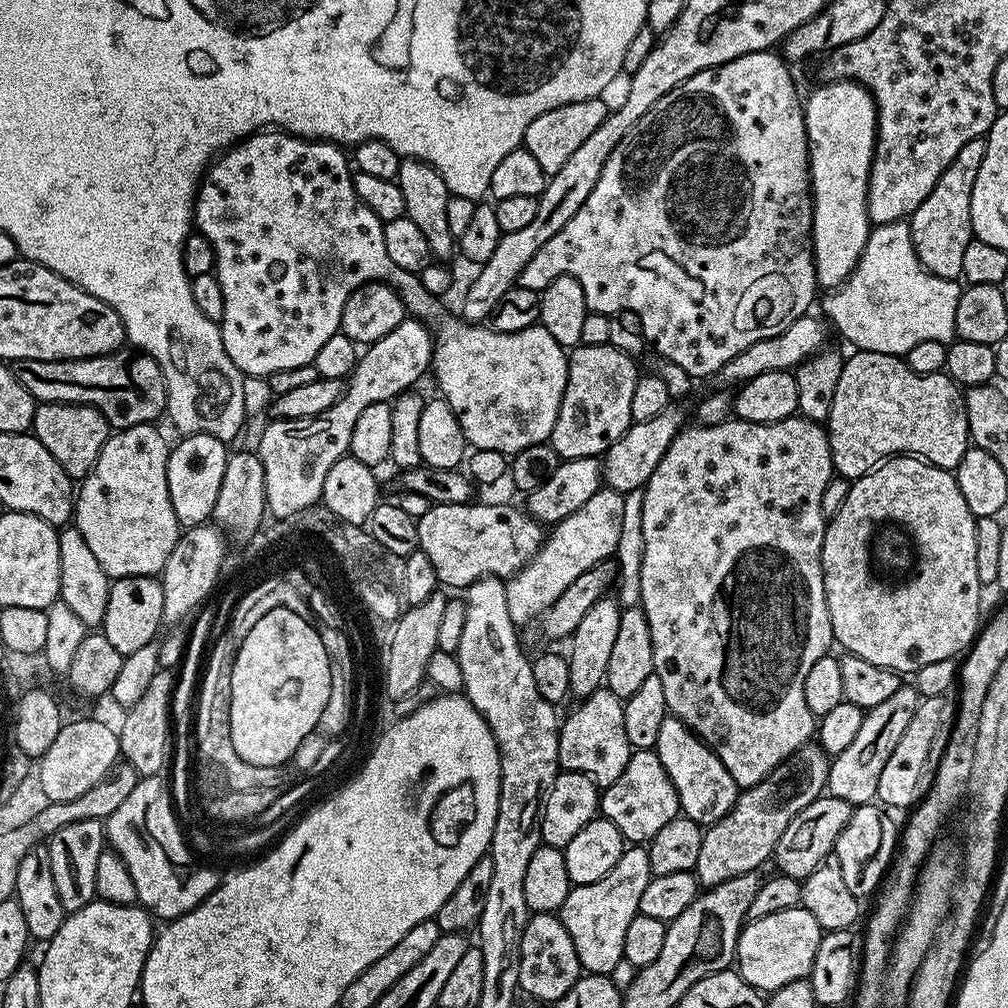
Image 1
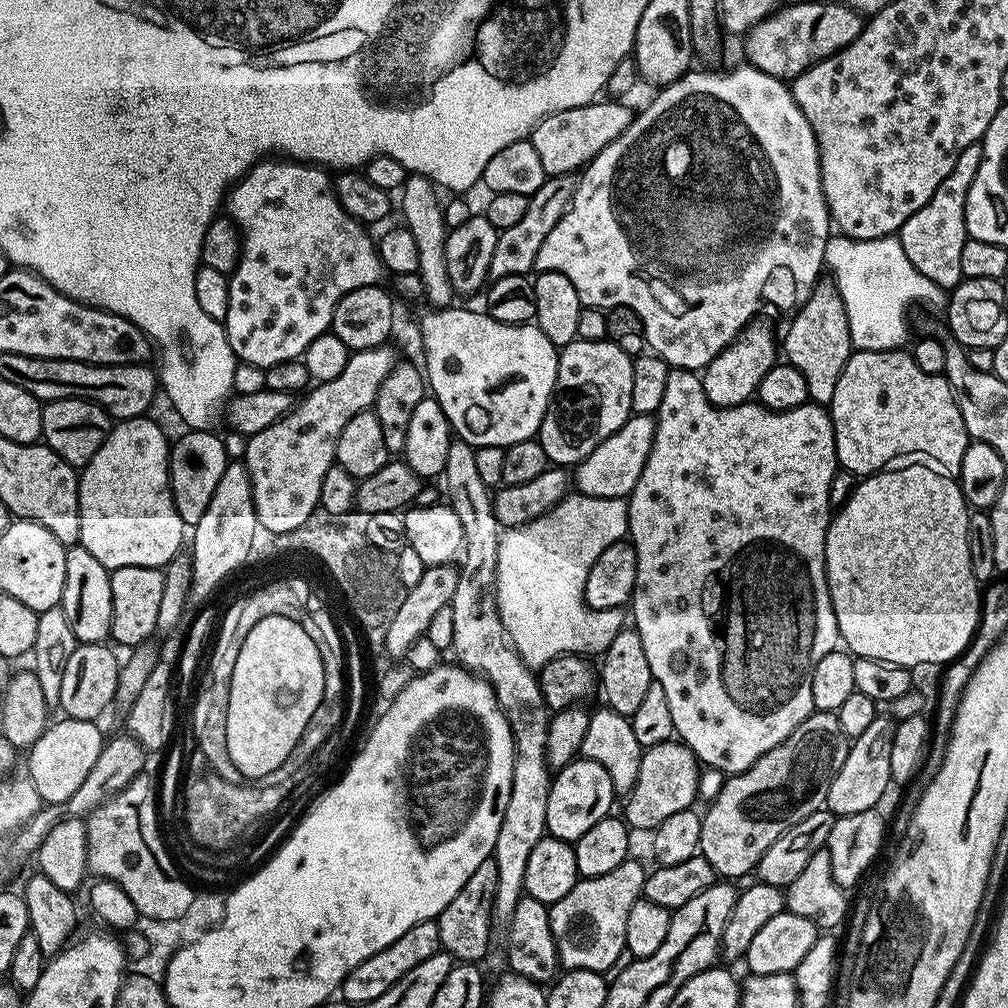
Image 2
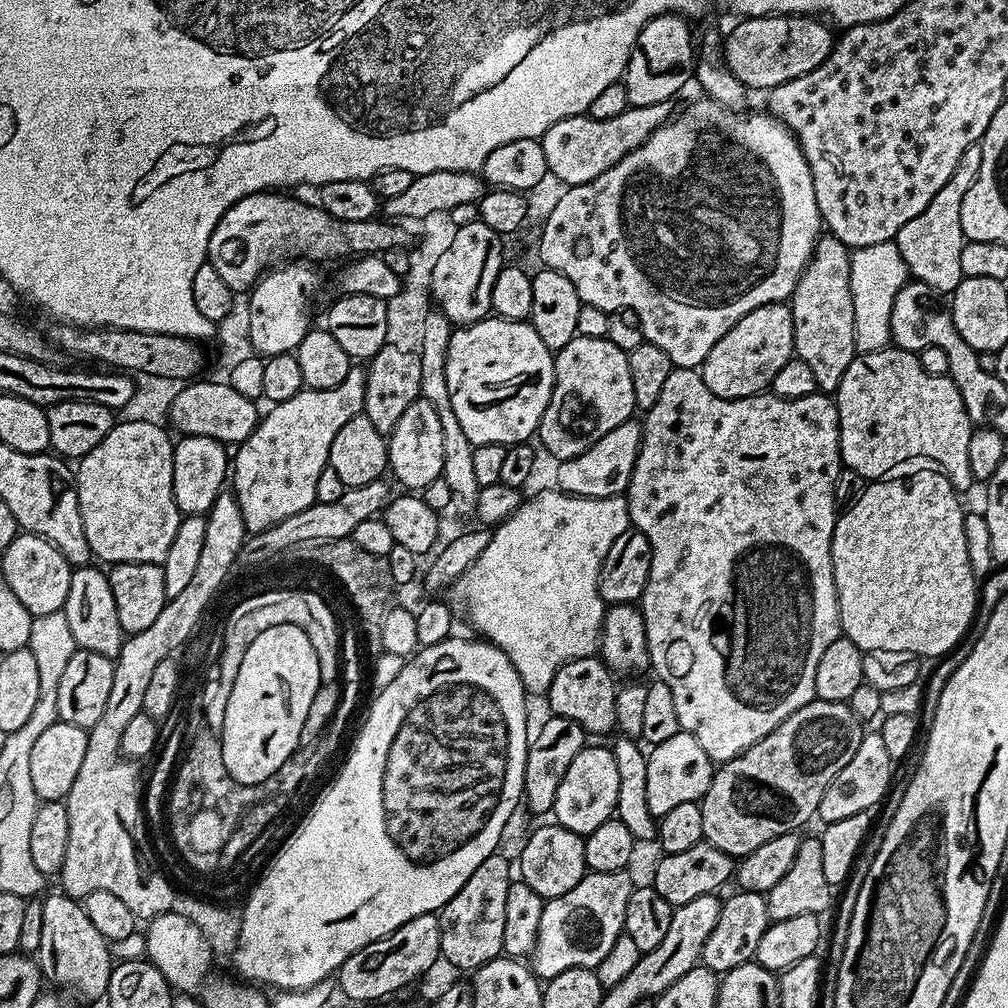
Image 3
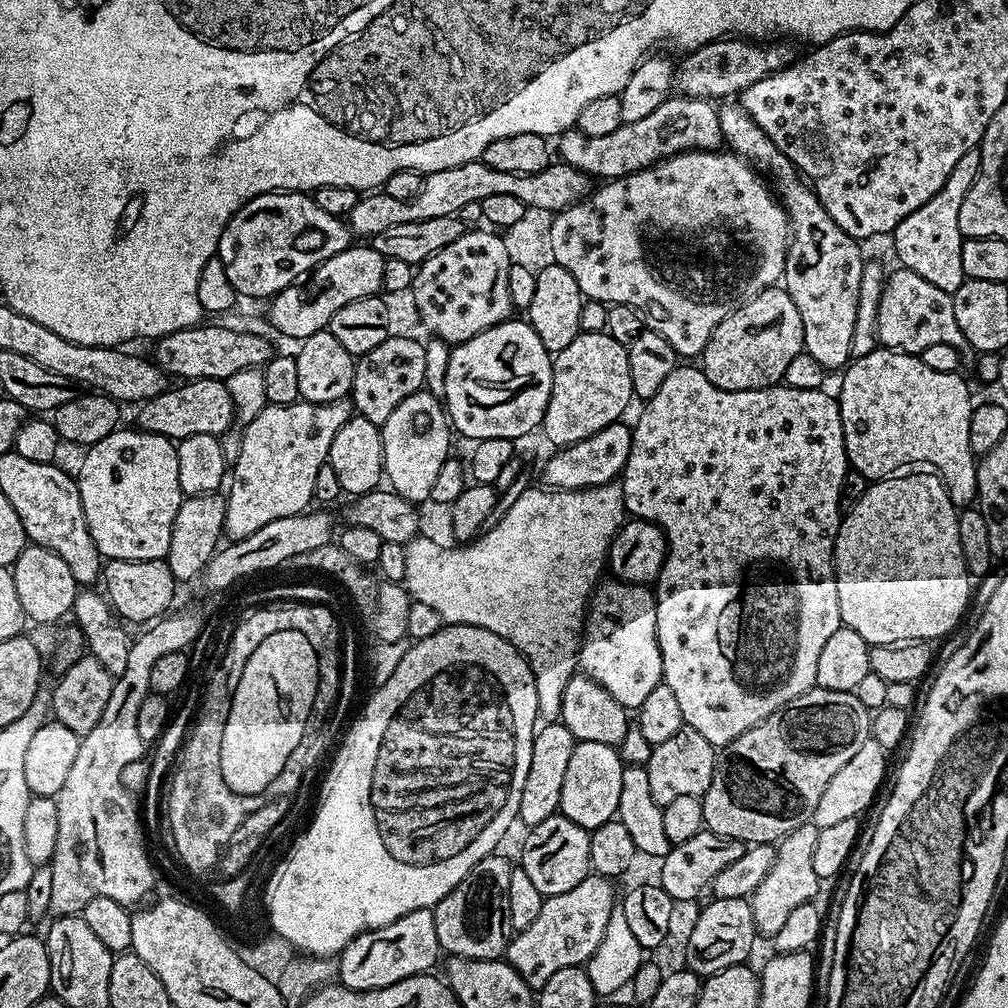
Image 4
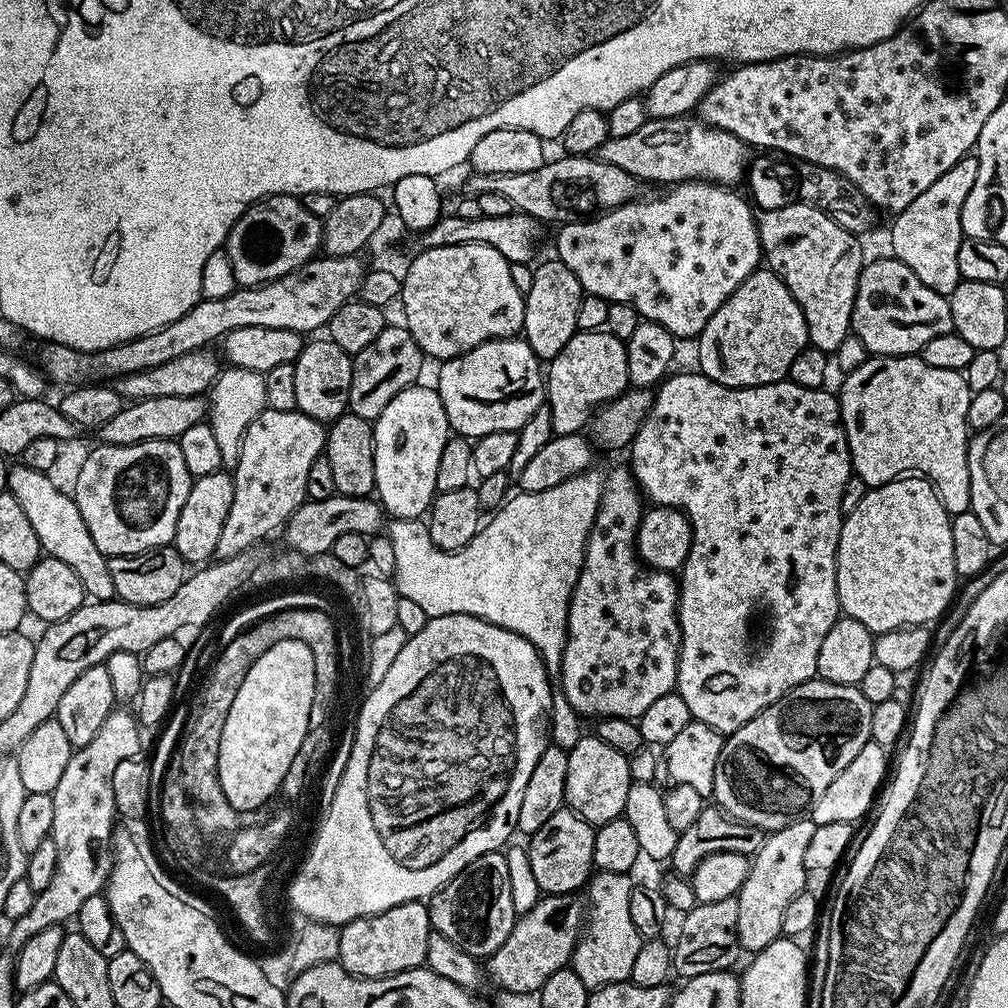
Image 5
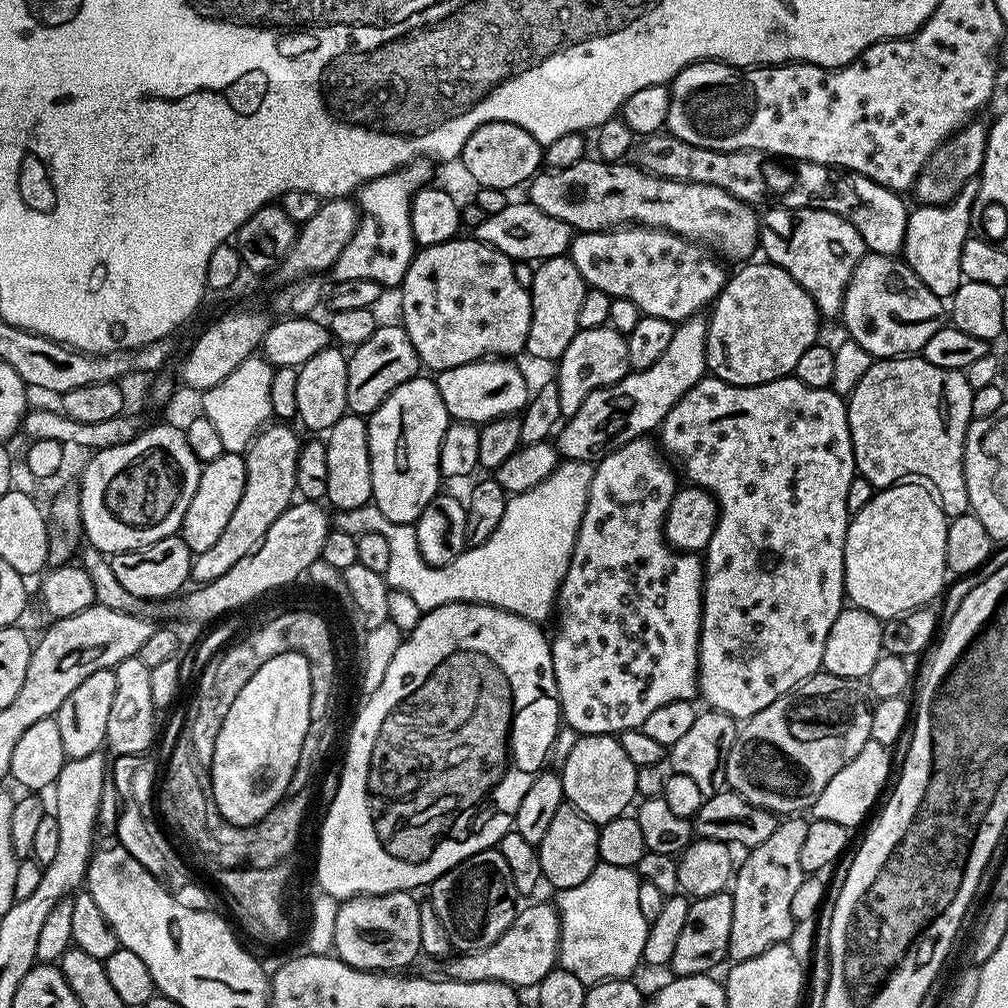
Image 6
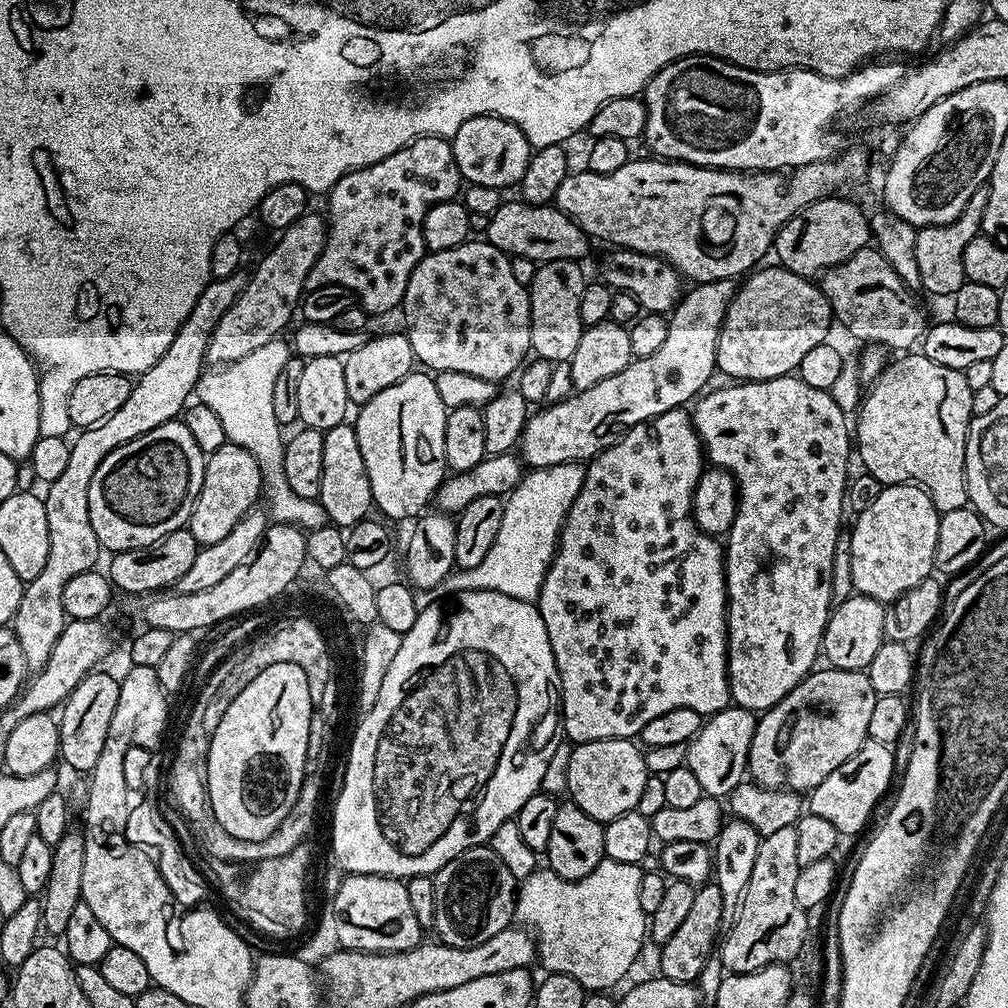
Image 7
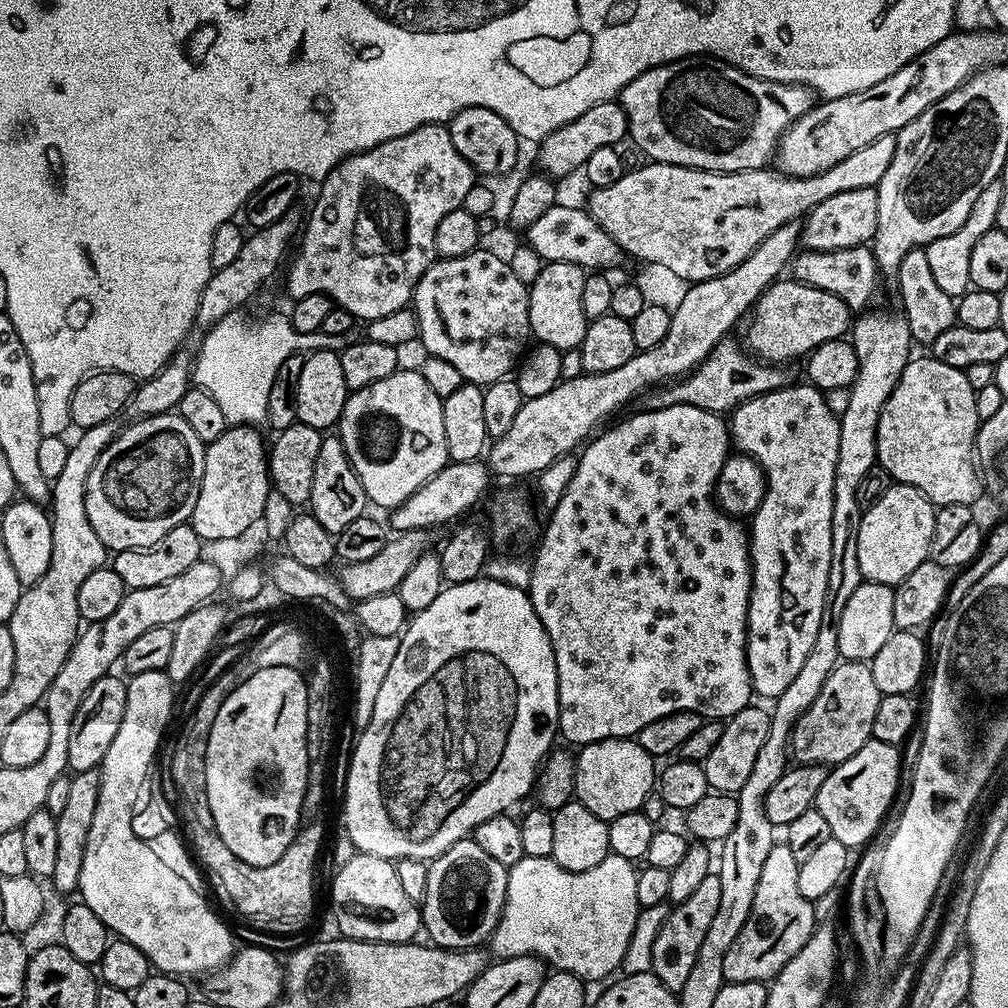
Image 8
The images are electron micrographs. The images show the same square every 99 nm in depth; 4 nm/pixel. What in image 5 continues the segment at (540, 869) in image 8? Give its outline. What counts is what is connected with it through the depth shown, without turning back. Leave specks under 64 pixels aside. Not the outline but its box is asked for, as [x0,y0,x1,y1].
[570,872,642,990]

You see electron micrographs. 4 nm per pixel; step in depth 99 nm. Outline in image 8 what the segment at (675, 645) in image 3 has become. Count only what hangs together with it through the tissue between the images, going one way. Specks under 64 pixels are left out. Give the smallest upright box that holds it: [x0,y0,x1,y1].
[730,382,840,698]

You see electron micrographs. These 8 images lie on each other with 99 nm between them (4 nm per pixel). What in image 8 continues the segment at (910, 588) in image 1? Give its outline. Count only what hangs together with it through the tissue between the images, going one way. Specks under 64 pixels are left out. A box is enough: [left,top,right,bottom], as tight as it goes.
[858,483,936,586]

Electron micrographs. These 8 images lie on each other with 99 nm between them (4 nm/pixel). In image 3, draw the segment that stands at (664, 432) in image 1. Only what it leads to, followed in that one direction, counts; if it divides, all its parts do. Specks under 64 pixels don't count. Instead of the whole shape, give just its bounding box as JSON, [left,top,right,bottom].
[555,419,641,498]

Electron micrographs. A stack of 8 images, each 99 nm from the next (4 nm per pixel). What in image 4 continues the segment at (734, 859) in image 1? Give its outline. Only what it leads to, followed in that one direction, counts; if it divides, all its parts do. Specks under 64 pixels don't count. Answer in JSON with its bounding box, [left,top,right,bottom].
[702,688,872,846]

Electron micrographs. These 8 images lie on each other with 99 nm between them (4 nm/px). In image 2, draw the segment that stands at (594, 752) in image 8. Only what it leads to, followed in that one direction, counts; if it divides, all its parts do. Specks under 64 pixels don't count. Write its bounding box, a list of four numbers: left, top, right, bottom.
[546,758,617,842]

